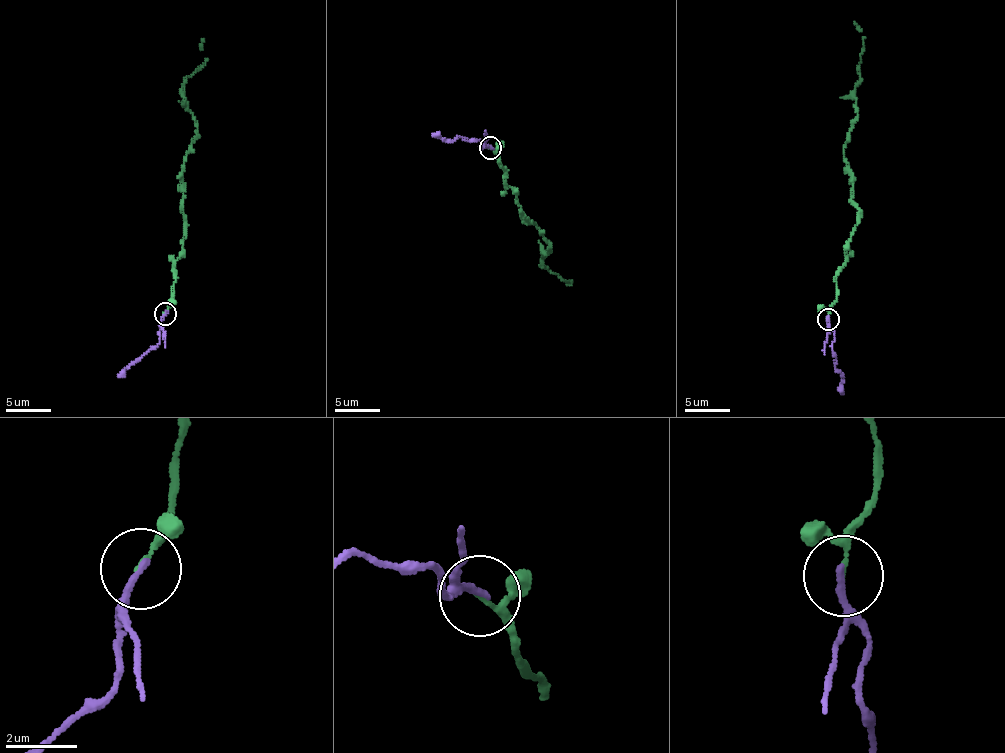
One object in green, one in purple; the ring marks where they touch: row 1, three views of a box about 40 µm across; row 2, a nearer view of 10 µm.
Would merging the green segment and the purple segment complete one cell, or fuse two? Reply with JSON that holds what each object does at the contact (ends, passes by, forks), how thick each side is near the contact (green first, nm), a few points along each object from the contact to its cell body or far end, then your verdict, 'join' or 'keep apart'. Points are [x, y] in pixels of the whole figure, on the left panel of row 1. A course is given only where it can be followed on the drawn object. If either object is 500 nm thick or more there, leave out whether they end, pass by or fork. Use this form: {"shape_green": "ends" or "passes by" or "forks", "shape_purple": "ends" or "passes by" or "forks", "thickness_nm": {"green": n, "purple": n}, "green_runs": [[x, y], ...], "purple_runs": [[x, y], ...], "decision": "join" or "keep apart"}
{"shape_green": "passes by", "shape_purple": "ends", "thickness_nm": {"green": 100, "purple": 200}, "green_runs": [[166, 313], [174, 299], [175, 266], [186, 223], [184, 157], [197, 132], [184, 83], [205, 61], [204, 39]], "purple_runs": [[166, 313], [160, 328], [159, 341], [118, 376]], "decision": "keep apart"}

